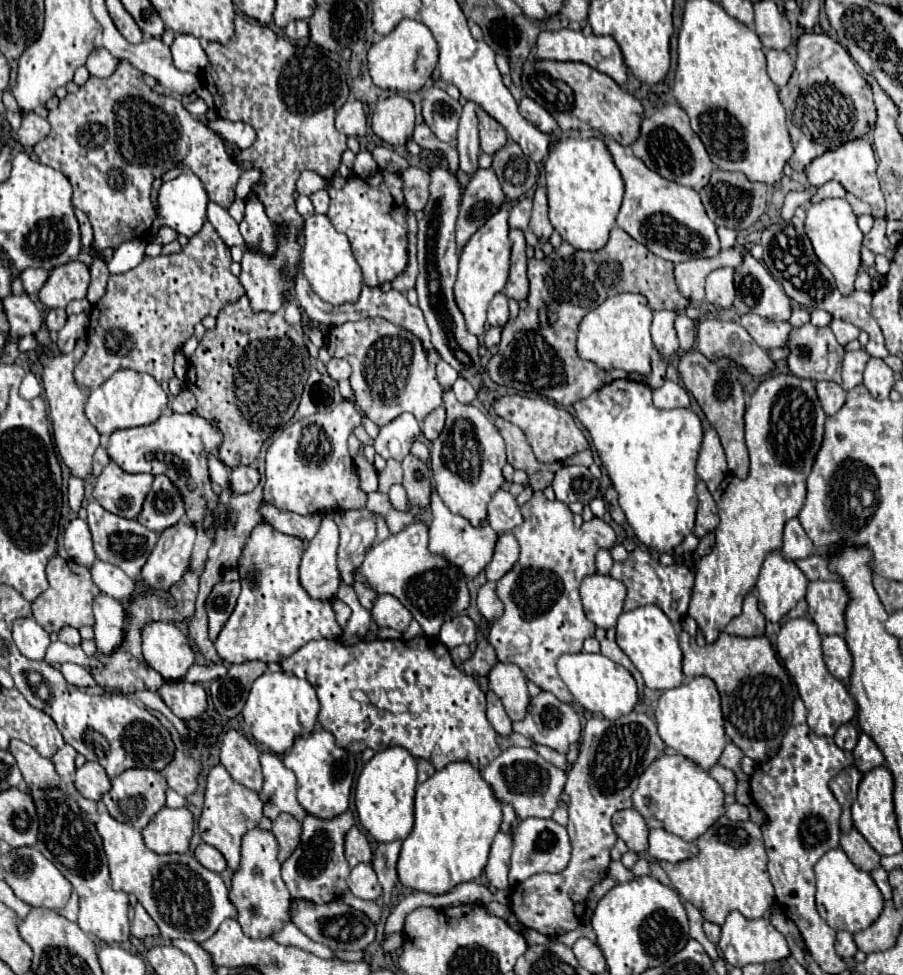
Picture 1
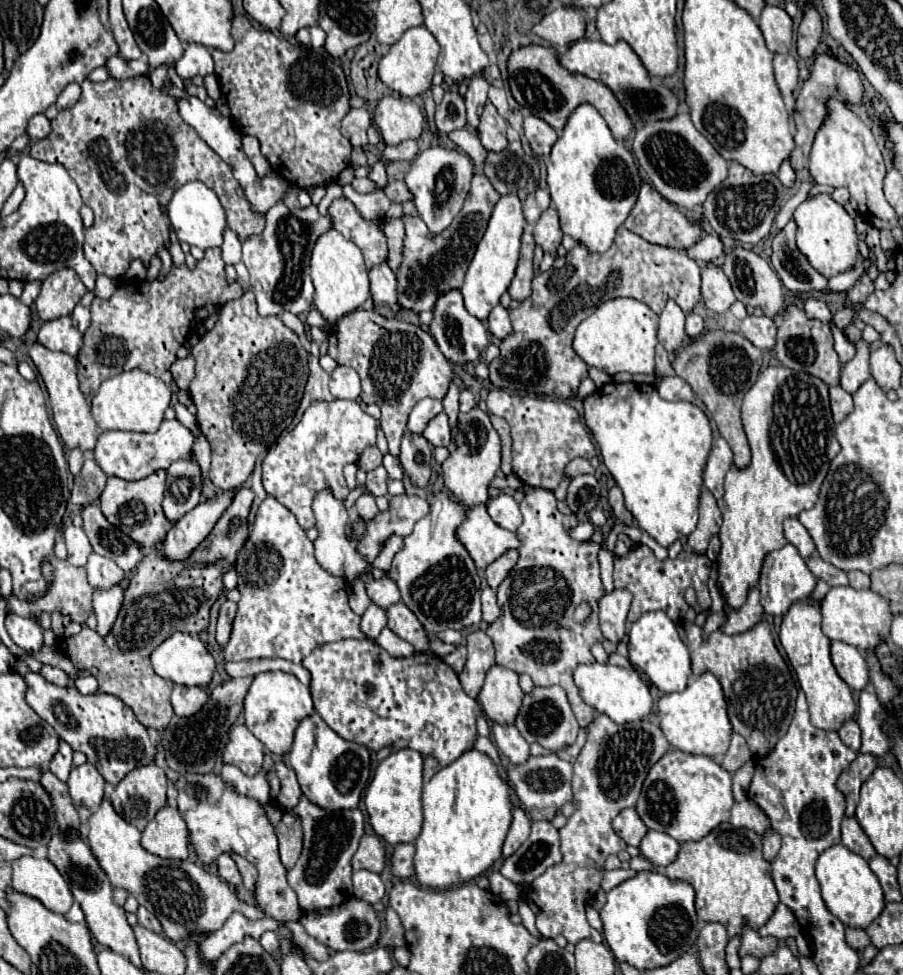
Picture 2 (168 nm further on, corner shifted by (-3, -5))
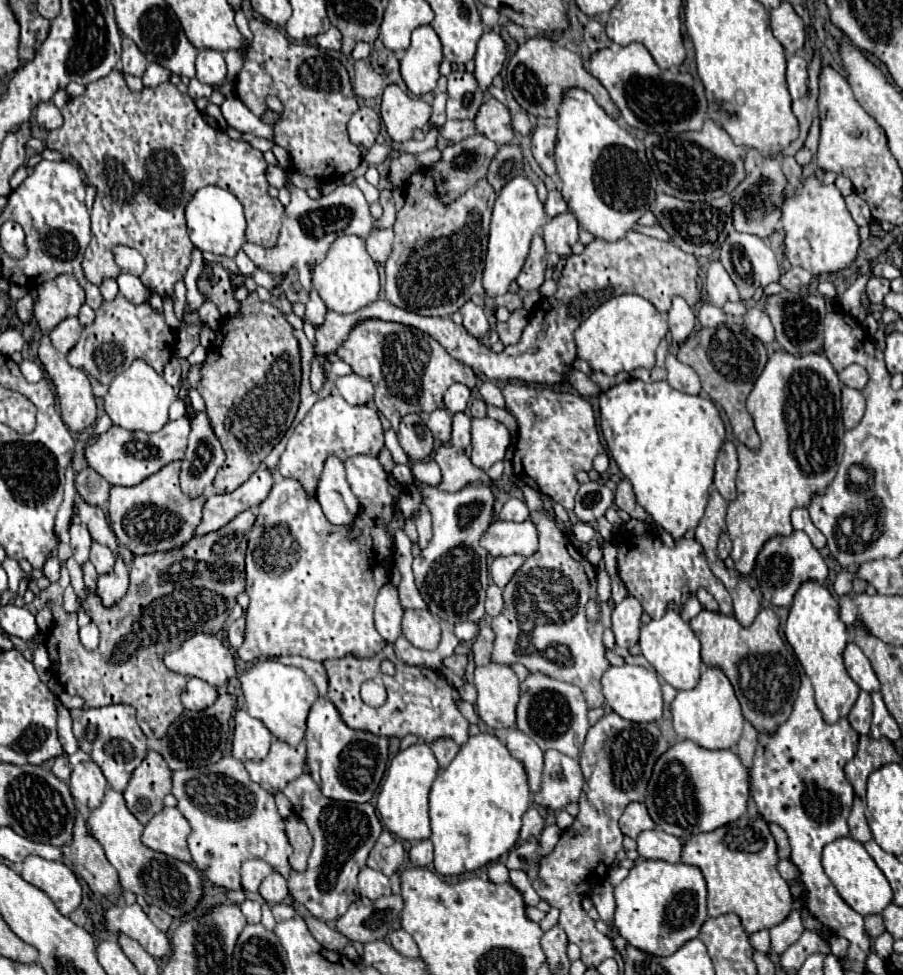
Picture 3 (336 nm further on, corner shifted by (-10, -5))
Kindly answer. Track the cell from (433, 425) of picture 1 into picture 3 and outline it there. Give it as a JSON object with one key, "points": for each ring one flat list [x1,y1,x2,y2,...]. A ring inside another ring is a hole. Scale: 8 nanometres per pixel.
{"points":[[444,409,432,411,428,419,428,427,434,433,434,439,438,443,442,445,450,443,450,437,452,437,452,415,450,413,446,413]]}

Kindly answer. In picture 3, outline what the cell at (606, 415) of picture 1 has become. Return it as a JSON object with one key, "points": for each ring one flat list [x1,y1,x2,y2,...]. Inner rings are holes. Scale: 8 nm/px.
{"points":[[630,379,600,393,600,421,608,451,622,475,632,483,638,505,642,505,654,523,674,539,684,537,688,529,696,529,708,503,714,461,726,435,716,405,700,395,678,393,670,389,666,381,644,383,640,379]]}

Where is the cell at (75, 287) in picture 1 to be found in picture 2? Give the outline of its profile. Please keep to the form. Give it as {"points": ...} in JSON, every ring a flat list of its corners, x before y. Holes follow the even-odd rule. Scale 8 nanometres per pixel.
{"points":[[59,269,51,273,41,285,39,297,35,301,41,321,51,321,63,315,71,315,73,307,85,295,85,285,73,269]]}

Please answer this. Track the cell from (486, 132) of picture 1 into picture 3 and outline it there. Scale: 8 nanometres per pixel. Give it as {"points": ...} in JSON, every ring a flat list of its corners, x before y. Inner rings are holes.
{"points":[[488,97,482,103,474,123,476,123,476,131,488,137,490,141,494,141,496,145,506,145,514,139,514,129,510,125,510,113,494,97]]}

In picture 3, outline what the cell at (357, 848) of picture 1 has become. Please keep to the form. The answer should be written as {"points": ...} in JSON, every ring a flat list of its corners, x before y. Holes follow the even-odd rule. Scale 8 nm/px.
{"points":[[382,831,382,835,378,837,376,845,372,847,370,855,368,855,368,867,376,869,384,875,394,875,396,869,402,865,404,861,404,847,400,841,396,841,392,837,390,831]]}

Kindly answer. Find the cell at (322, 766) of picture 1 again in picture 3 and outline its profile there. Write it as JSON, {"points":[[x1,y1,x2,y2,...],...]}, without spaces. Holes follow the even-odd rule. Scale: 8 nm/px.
{"points":[[320,697,310,709,304,739,306,739,306,765,312,775,314,761,318,763,316,771,320,775,320,789,324,797,350,803,366,803,372,799,386,771,388,761,386,737,374,737,366,731,354,731,346,727,344,721,338,717,334,705,326,697]]}

